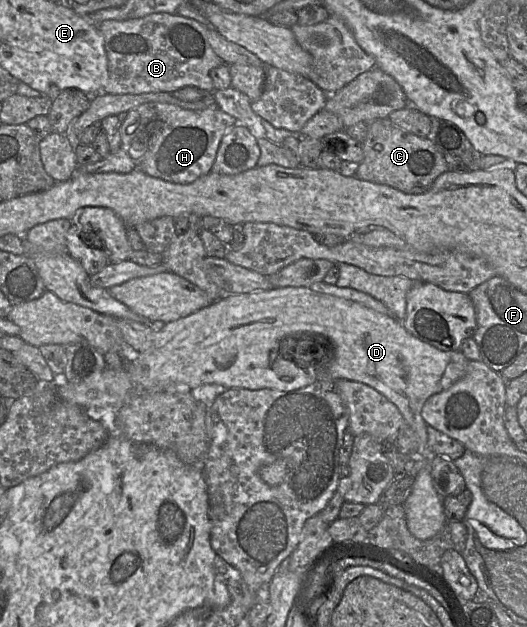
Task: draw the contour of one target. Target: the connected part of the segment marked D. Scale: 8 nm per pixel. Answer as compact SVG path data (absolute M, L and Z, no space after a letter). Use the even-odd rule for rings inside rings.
M281 287L251 293L222 295L209 306L176 321L157 325L156 328L153 345L143 352L136 351L135 358L126 369L116 370L106 367L97 376L92 376L82 382L67 382L56 387L57 395L62 400L83 409L103 406L121 408L133 395L160 391L189 392L202 384L219 384L227 389L271 388L294 391L319 379L364 383L391 401L402 414L405 424L410 426L417 435L419 449L416 457L424 460L424 466L414 477L412 491L403 503L410 533L420 540L426 540L437 535L446 525L448 520L443 507L443 498L435 490L431 475L432 457L435 455L428 449L428 425L421 411L430 396L448 389L465 375L469 360L460 350L439 350L410 334L402 321L394 316L384 315L352 300L318 293L307 287ZM286 335L303 338L308 335L324 339L326 351L328 351L326 342L331 347L332 360L322 370L304 367L303 376L298 378L298 383L287 384L280 380L271 368L279 349L275 347L275 344Z

